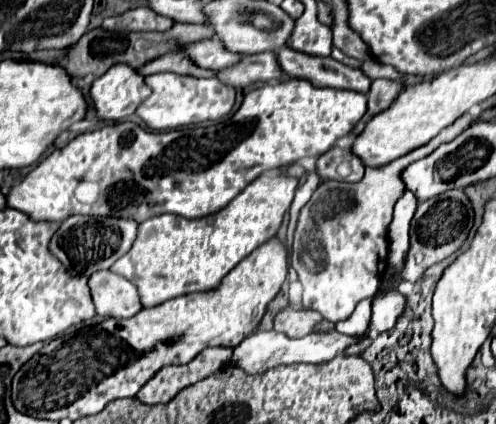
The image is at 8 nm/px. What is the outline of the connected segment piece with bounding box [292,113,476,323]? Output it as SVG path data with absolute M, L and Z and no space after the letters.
M464 113L428 145L392 161L384 169L366 169L358 183L322 181L316 187L310 201L300 209L292 241L292 265L304 287L306 309L314 309L336 323L348 319L358 301L378 291L388 265L388 225L392 223L394 203L404 193L402 171L414 161L428 157L438 145L458 137L474 121L470 113Z

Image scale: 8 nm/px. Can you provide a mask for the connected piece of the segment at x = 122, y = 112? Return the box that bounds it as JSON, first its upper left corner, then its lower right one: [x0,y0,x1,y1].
[90,65,150,121]

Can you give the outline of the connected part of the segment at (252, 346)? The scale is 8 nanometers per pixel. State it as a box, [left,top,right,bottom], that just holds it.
[232,331,358,373]

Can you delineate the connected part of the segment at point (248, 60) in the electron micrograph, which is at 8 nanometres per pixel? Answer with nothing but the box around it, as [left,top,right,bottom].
[218,51,284,87]

